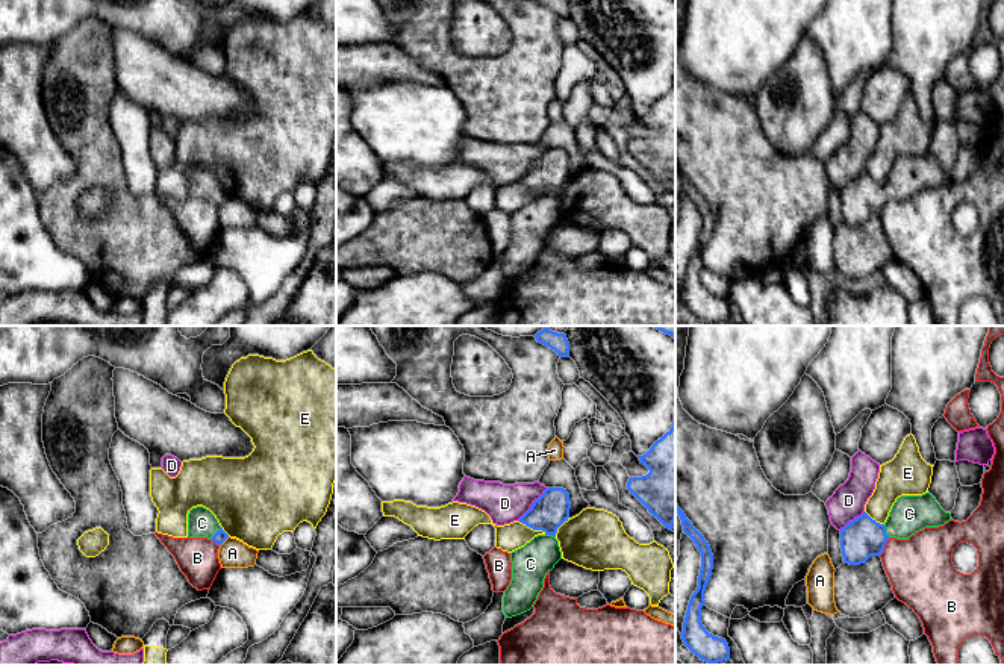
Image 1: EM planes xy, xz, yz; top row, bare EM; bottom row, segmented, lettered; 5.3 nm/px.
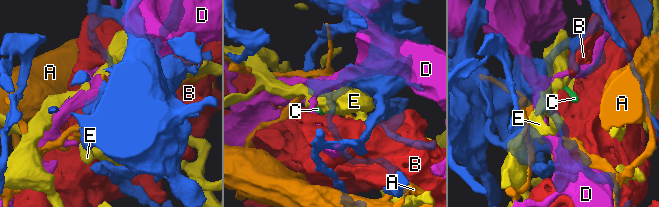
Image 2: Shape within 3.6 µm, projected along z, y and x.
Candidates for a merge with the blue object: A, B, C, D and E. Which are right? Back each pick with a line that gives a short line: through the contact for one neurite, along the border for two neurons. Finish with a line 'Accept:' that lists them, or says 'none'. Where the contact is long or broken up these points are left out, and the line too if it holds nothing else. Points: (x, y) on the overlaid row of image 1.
C: Line: yz (863, 536), (873, 536), (885, 530), (897, 526), (909, 514)
Accept: C

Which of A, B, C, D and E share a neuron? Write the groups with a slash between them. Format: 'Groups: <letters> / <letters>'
Groups: A / B / C / D / E

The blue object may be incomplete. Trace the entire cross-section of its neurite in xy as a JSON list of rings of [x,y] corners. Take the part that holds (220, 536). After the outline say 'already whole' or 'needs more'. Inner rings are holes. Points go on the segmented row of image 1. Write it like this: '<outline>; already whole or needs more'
[[[197,506],[189,510],[188,536],[207,538],[212,539],[217,545],[221,545],[229,538],[215,515],[203,506]]]; needs more

